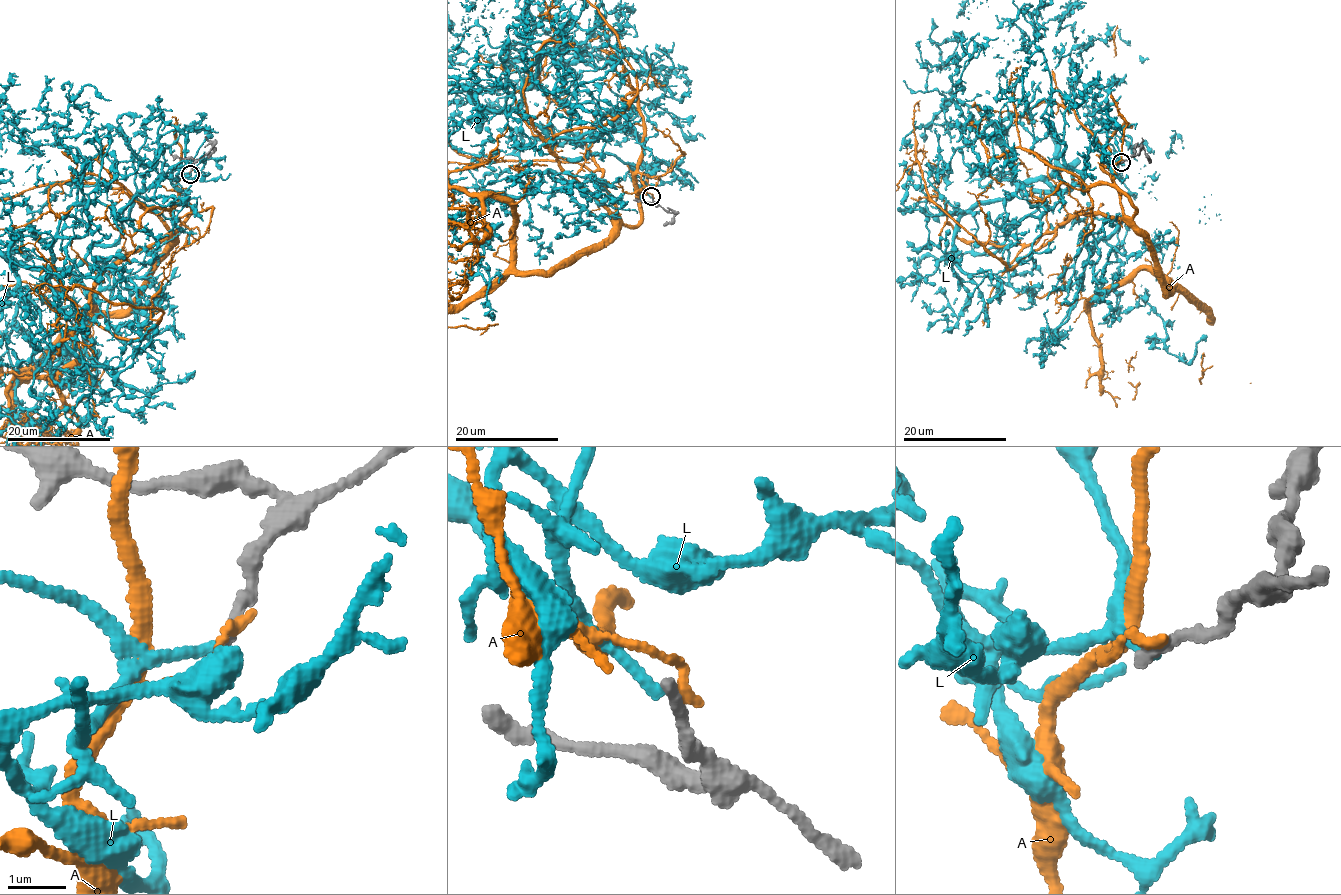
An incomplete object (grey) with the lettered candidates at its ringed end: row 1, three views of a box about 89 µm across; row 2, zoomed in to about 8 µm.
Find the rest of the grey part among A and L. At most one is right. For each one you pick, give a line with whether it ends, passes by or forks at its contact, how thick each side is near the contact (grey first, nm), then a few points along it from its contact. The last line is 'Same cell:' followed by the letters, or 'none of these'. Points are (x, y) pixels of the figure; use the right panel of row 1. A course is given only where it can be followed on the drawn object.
Same cell: none of these

